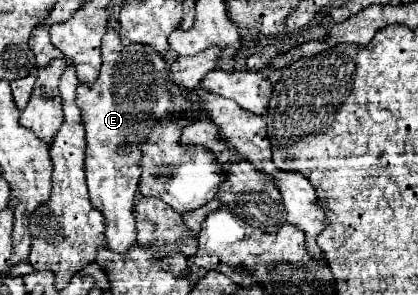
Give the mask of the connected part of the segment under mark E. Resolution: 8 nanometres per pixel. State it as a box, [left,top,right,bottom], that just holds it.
[77,28,209,254]

